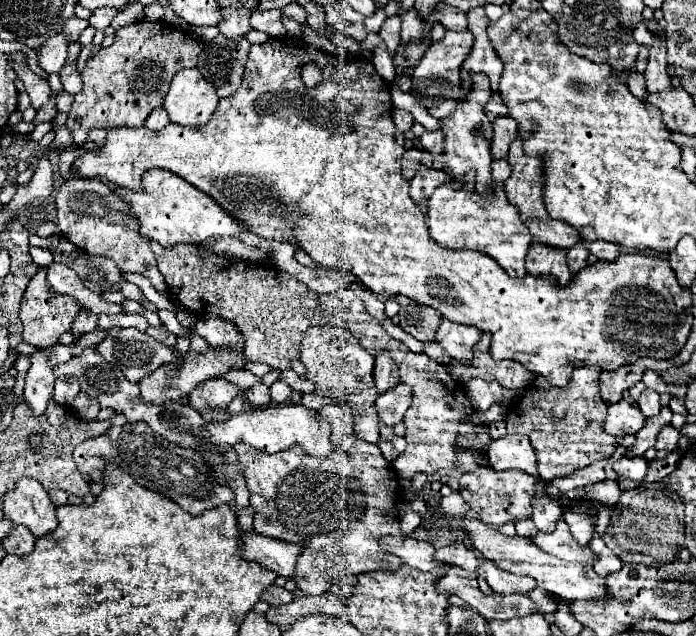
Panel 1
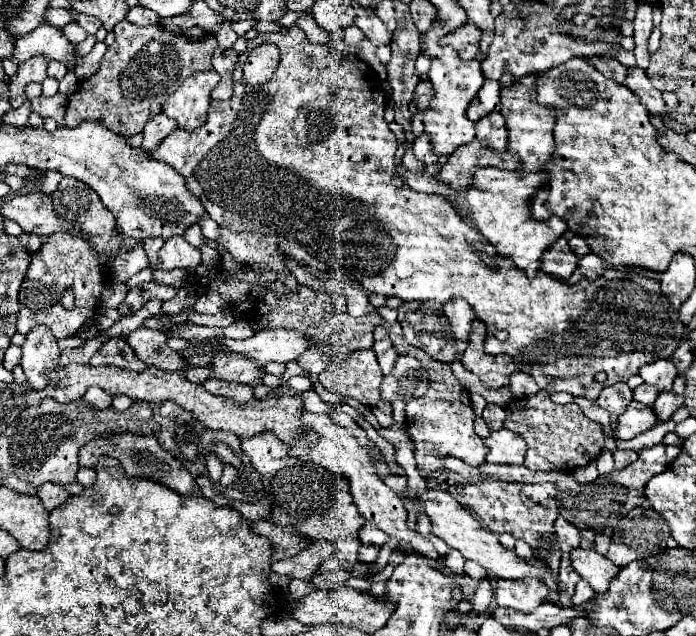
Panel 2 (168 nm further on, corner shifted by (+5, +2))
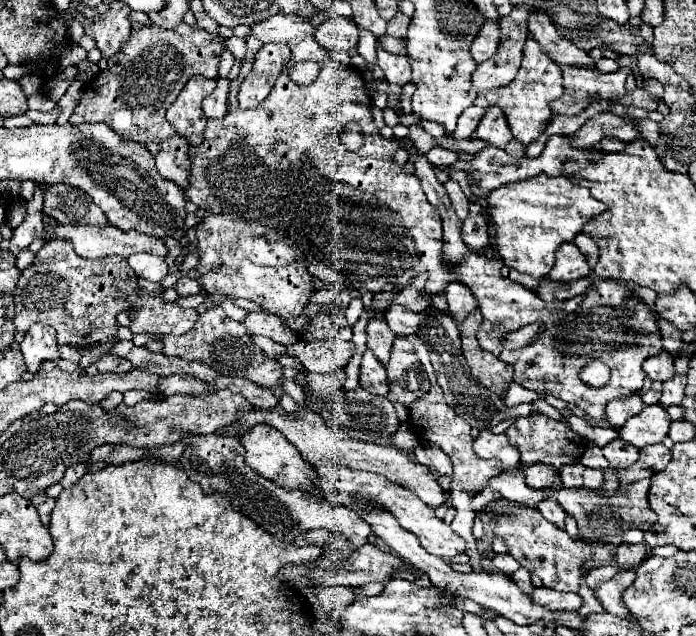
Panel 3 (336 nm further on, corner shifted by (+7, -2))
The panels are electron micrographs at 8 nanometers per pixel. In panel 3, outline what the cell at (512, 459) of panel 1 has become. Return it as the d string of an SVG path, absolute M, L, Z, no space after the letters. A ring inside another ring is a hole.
M483 430L475 442L473 450L479 458L495 458L501 462L503 468L519 468L519 450L511 446L507 434L493 434L489 430Z

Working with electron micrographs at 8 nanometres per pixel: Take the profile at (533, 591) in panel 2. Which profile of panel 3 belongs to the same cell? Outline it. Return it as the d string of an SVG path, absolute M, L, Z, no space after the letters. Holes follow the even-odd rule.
M533 586L529 598L547 610L579 610L583 600L575 592L557 592L547 586Z

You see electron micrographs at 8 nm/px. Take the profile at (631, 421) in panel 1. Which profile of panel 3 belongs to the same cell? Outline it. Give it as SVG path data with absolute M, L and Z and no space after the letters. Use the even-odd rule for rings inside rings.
M653 404L645 406L639 414L631 416L625 426L619 428L619 436L637 448L643 448L661 442L669 430L669 424L671 418L665 408L661 404Z

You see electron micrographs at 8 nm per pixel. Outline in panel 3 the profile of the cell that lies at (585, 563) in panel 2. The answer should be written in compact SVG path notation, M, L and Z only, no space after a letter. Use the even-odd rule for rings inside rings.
M619 570L611 580L597 584L595 596L597 596L597 600L603 604L605 612L615 614L615 616L619 616L619 618L627 618L627 608L623 606L619 594L621 594L627 586L631 586L633 578L635 578L635 570Z

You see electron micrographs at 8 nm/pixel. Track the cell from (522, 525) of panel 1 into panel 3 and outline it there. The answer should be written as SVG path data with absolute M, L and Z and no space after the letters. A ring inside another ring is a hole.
M519 568L517 572L513 572L513 576L511 576L515 582L517 582L517 586L523 590L523 592L531 592L531 574L529 574L529 570L527 568Z

